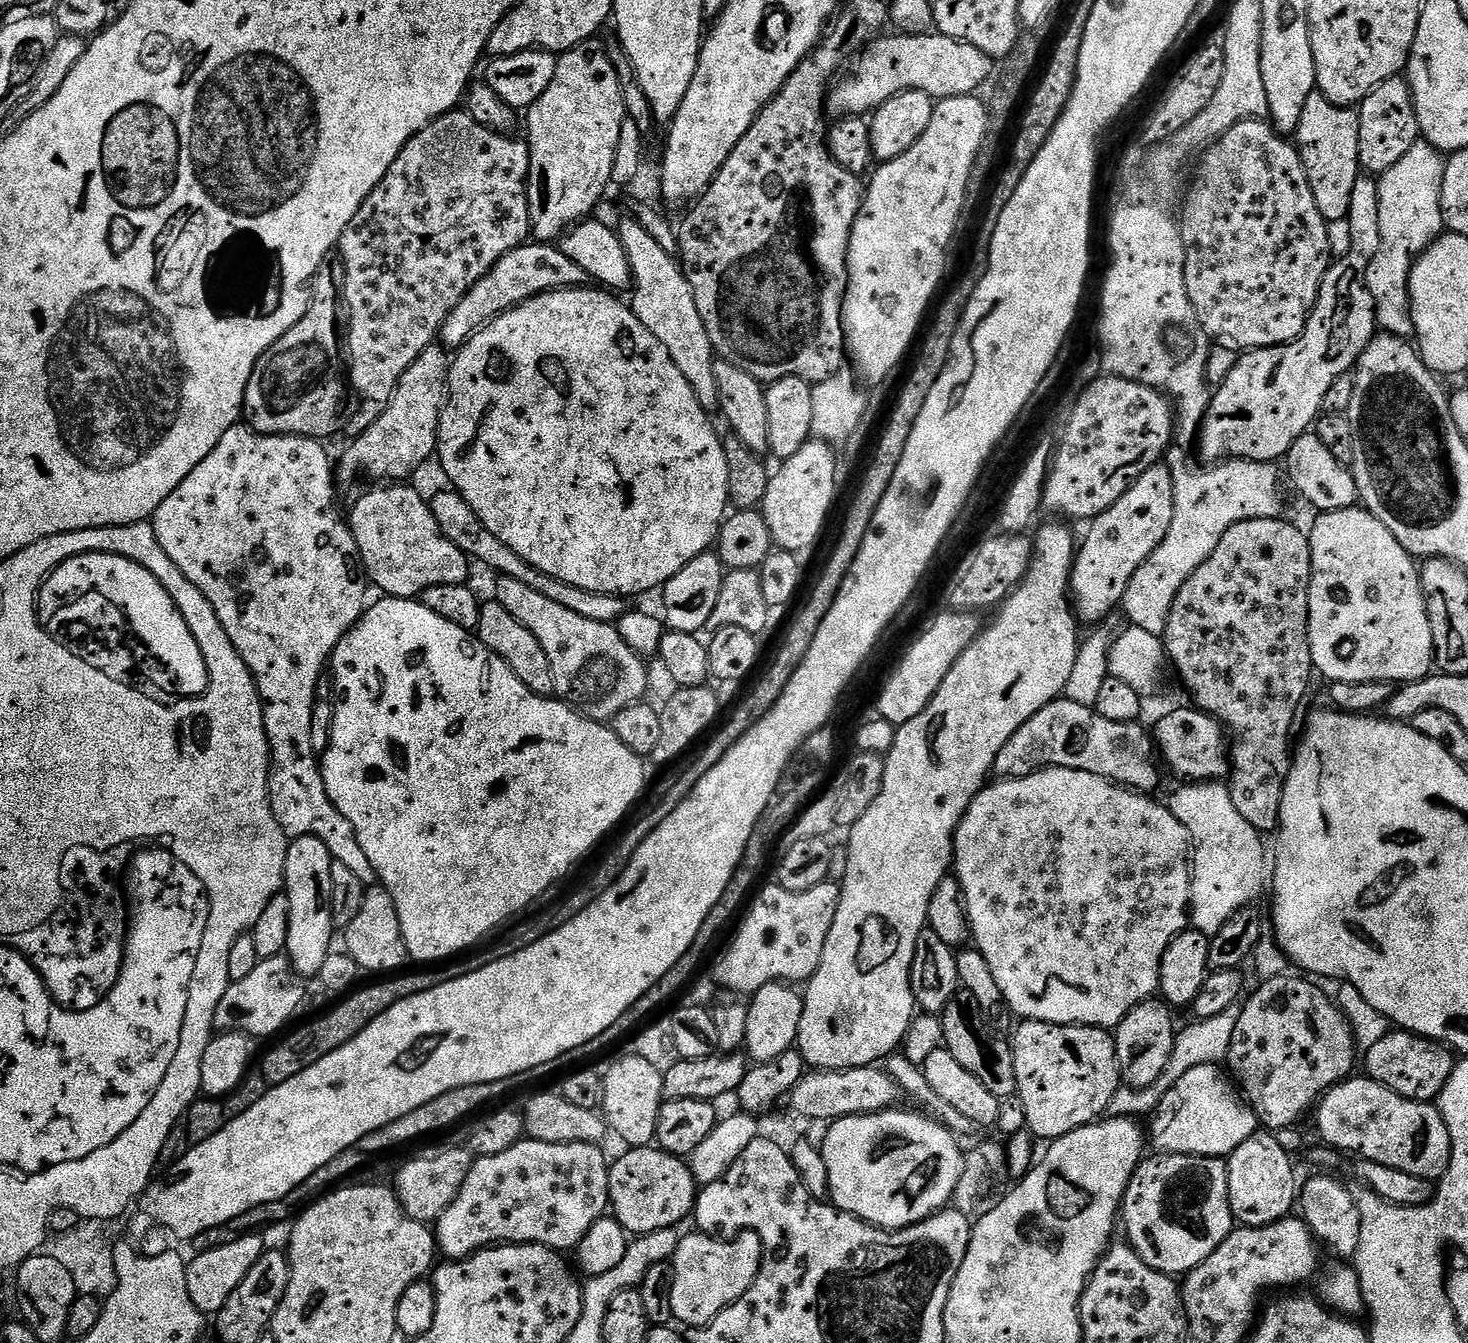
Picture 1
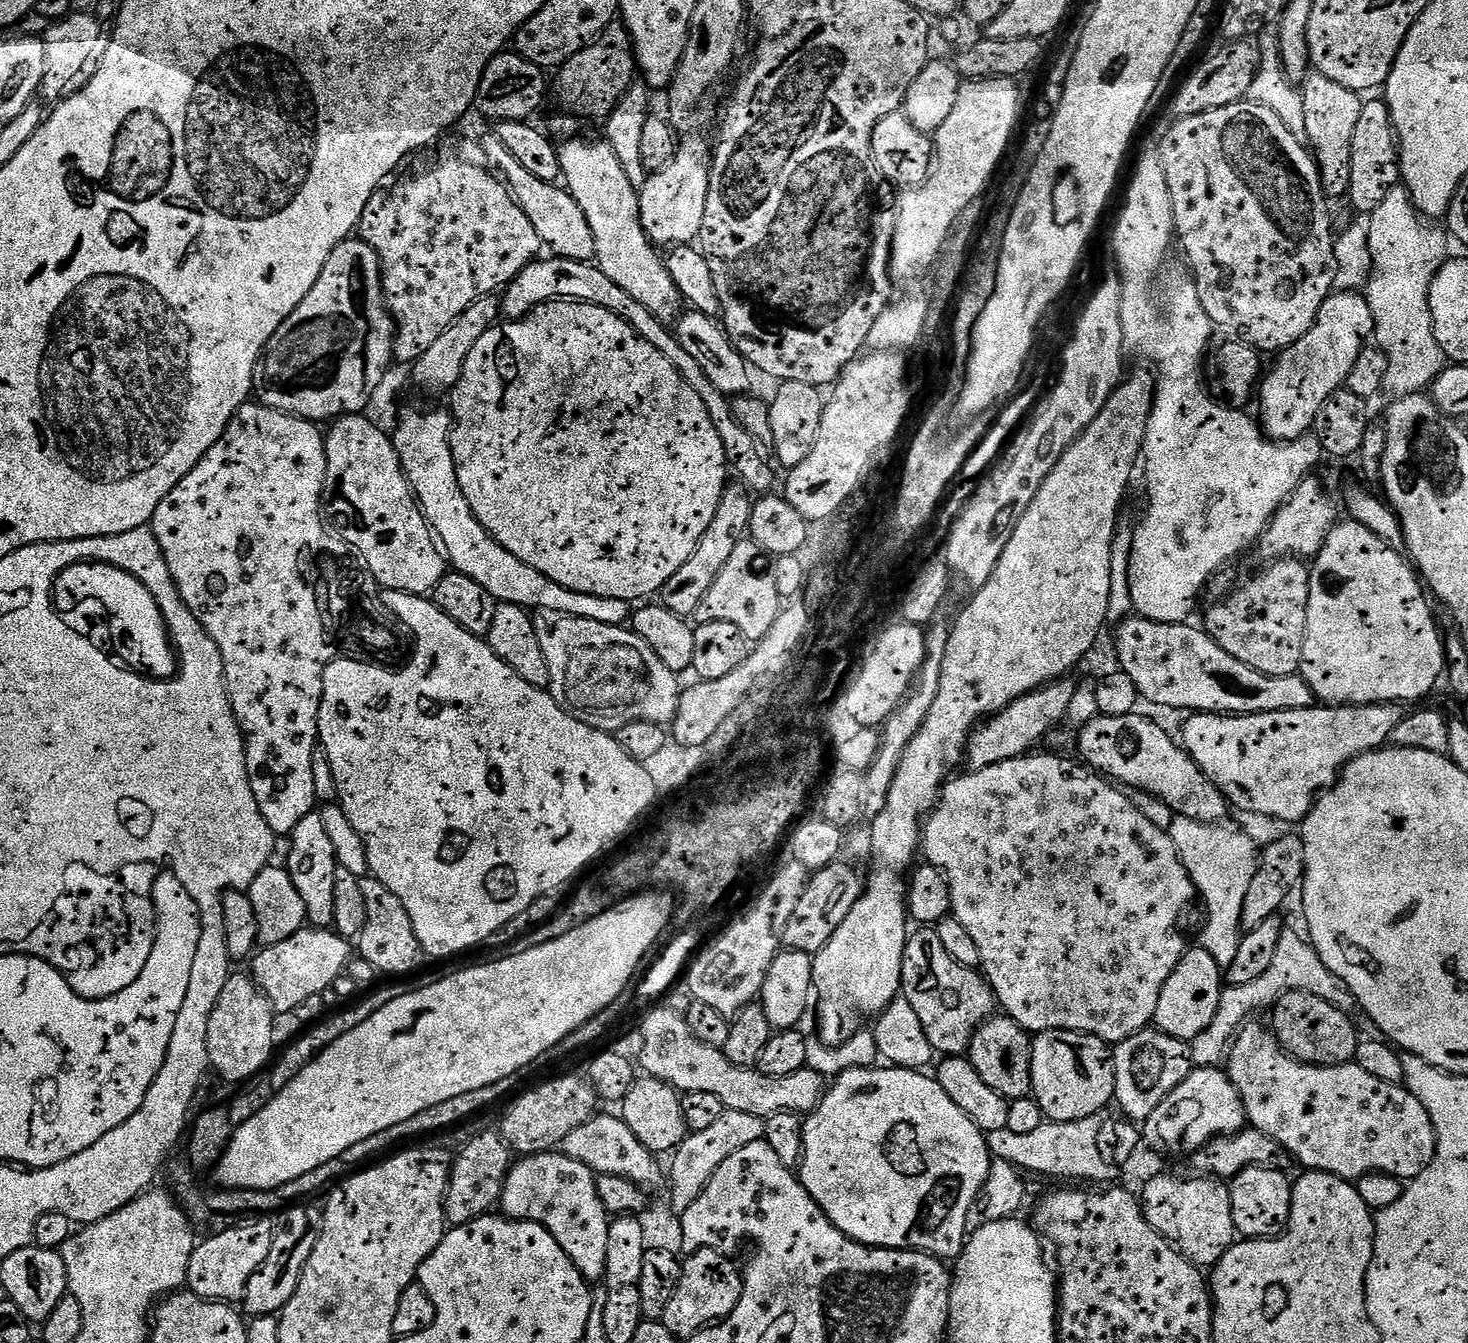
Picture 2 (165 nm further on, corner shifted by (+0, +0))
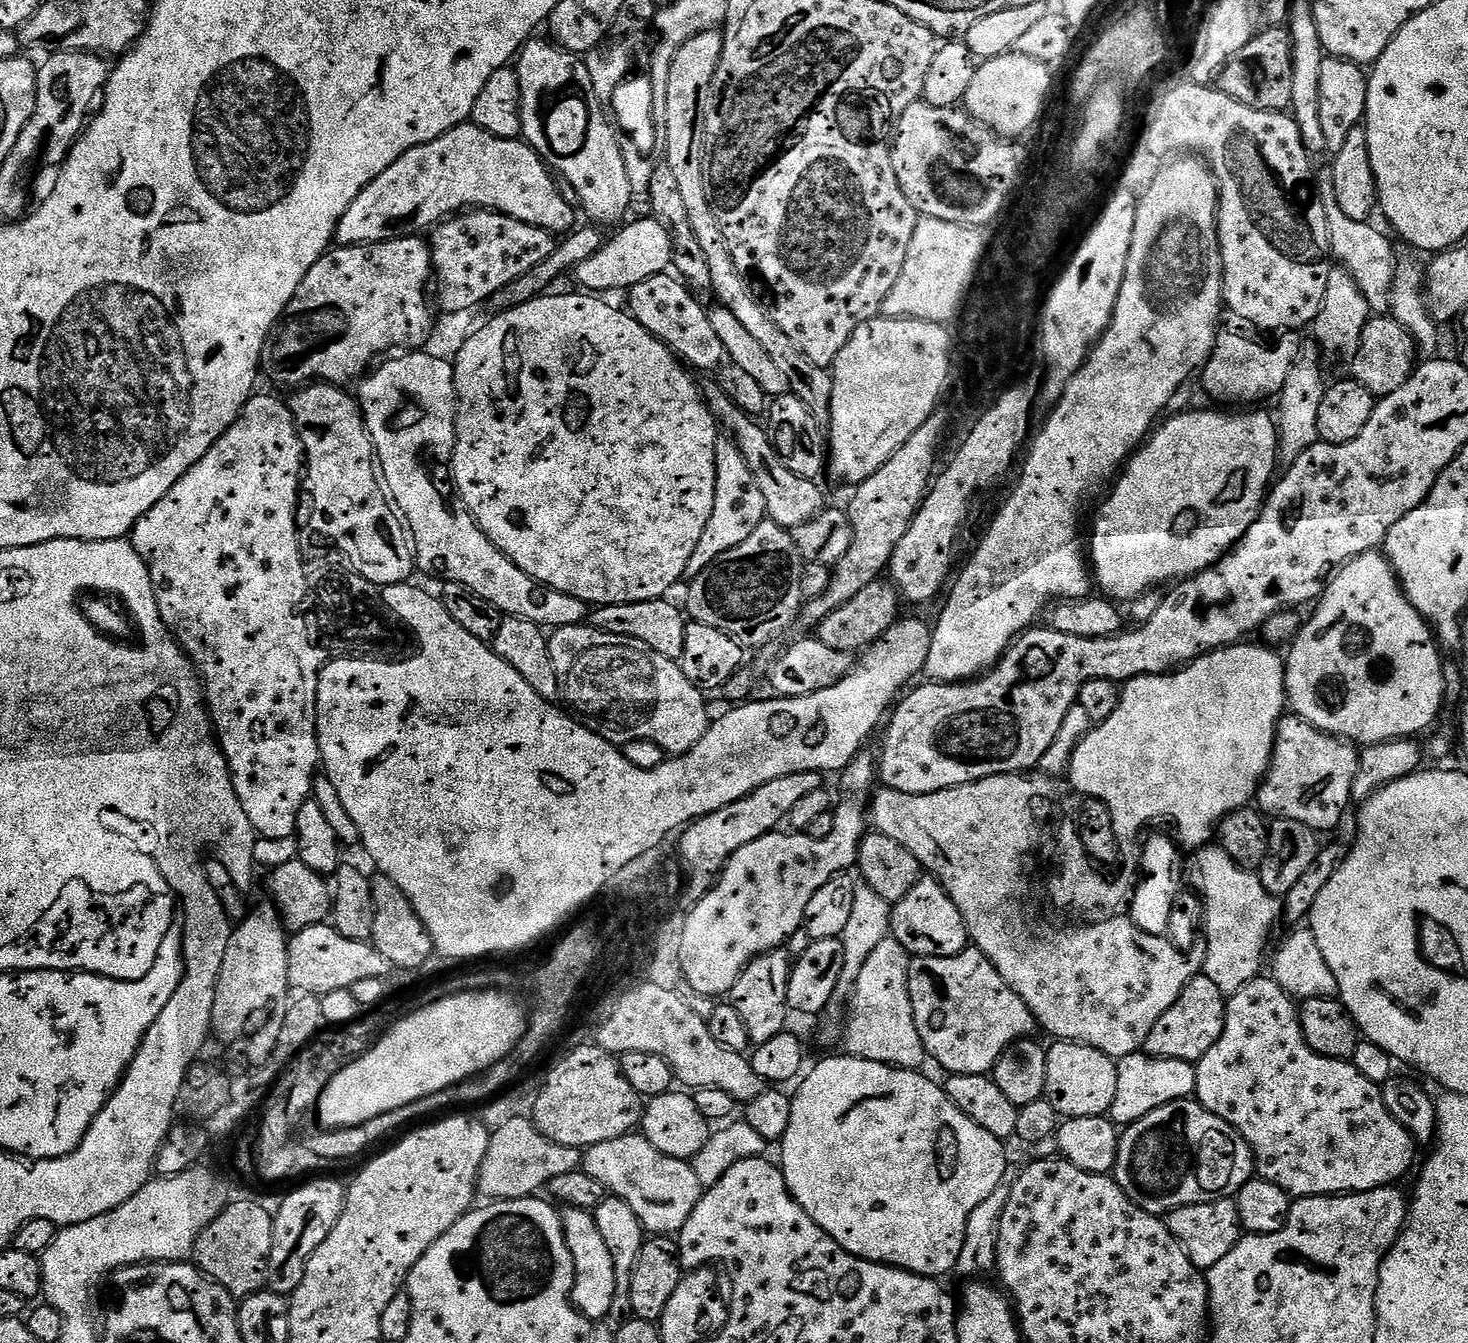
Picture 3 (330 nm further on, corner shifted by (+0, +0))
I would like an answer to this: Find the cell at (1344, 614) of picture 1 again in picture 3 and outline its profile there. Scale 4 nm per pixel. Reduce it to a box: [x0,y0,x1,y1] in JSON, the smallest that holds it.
[1284,551,1446,746]

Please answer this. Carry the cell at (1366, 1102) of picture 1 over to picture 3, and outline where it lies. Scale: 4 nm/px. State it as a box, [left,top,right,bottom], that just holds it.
[1195,974,1417,1198]

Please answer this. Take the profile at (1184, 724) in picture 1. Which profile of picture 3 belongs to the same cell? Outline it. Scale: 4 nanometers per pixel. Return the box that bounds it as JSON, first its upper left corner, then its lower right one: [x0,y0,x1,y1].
[1255,714,1359,834]

